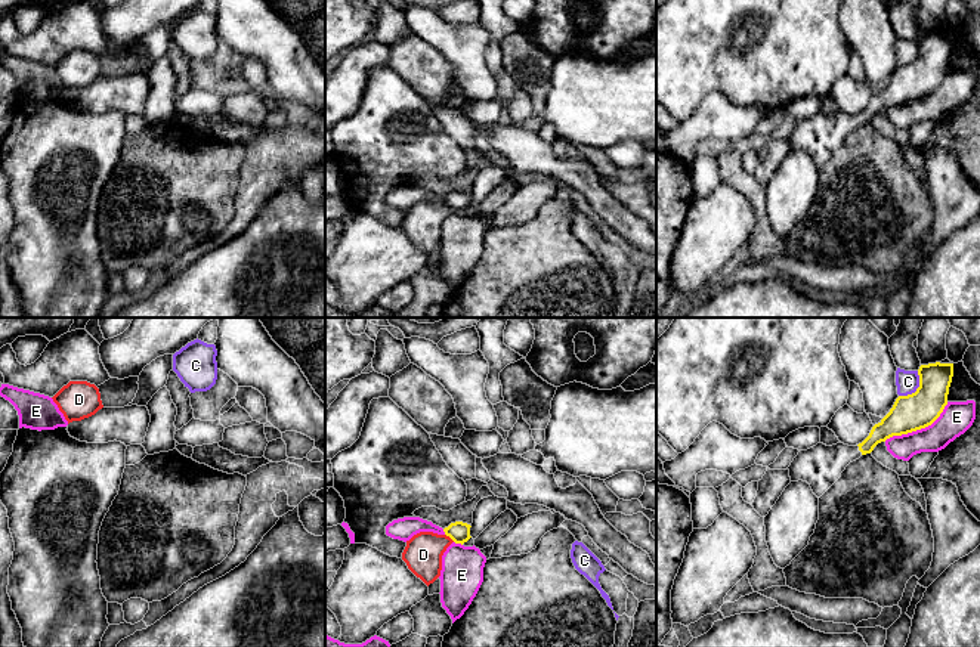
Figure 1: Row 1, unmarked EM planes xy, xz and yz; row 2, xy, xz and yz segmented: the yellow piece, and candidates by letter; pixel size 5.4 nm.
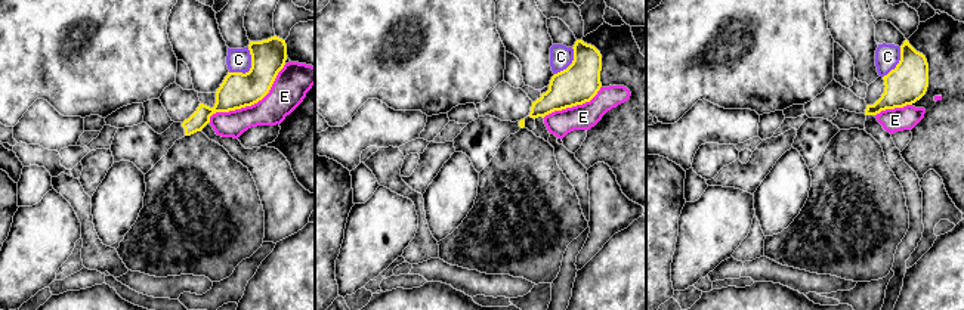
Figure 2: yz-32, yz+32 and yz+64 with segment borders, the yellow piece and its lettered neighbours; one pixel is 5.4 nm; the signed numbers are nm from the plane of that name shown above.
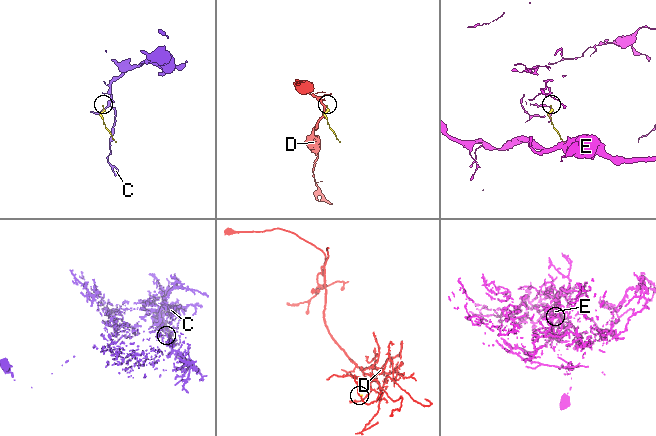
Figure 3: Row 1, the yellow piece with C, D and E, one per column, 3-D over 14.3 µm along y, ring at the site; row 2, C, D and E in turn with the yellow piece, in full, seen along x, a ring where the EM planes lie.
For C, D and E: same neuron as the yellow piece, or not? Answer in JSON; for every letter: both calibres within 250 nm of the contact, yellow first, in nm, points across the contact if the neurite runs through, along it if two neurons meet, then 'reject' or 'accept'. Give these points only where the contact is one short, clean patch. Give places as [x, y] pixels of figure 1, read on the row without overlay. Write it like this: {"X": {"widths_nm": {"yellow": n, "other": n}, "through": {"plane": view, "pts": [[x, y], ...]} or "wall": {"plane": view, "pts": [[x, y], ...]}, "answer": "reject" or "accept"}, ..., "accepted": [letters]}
{"C": {"widths_nm": {"yellow": 200, "other": 120}, "answer": "reject"}, "D": {"widths_nm": {"yellow": 110, "other": 200}, "answer": "reject"}, "E": {"widths_nm": {"yellow": 200, "other": 170}, "answer": "reject"}, "accepted": []}

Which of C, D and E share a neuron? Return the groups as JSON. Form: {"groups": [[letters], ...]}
{"groups": [["C"], ["D"], ["E"]]}

